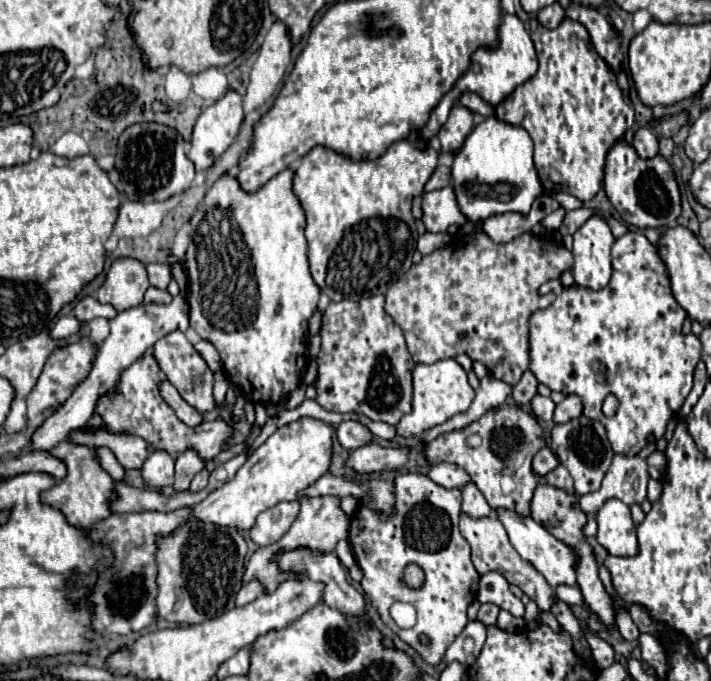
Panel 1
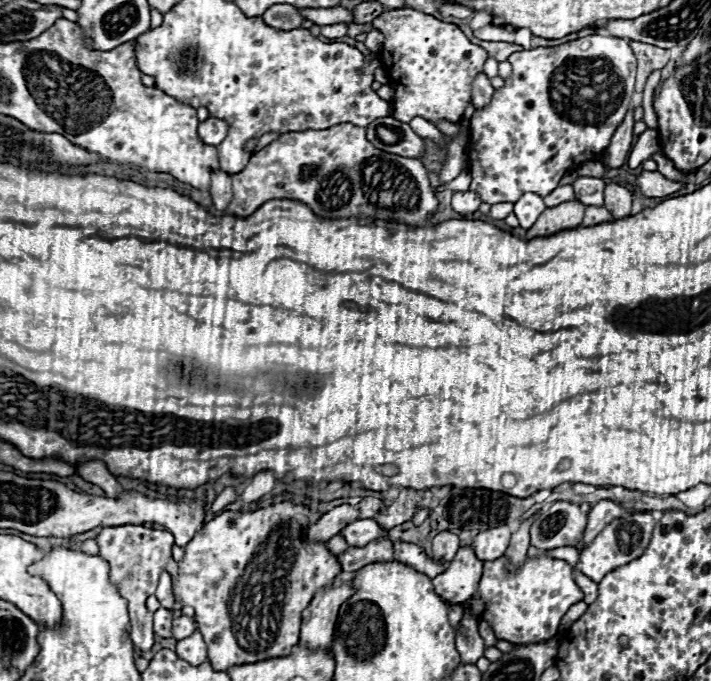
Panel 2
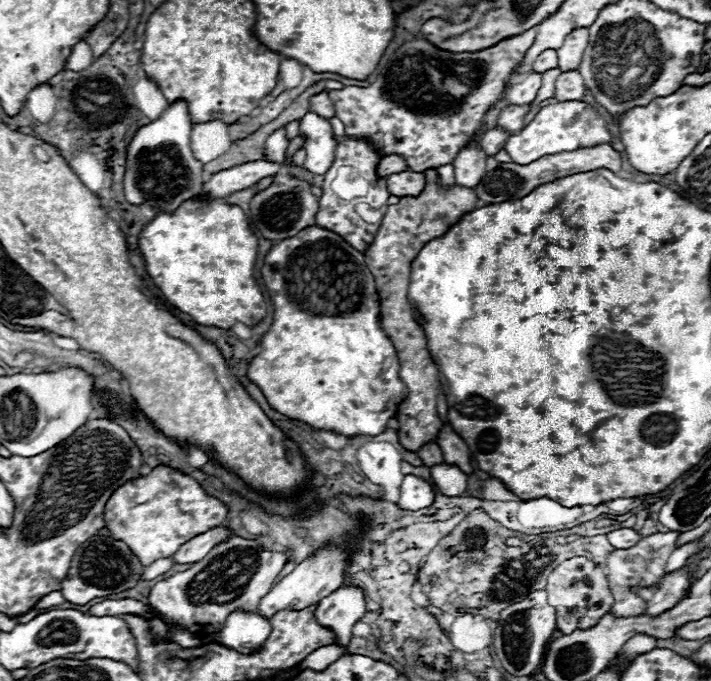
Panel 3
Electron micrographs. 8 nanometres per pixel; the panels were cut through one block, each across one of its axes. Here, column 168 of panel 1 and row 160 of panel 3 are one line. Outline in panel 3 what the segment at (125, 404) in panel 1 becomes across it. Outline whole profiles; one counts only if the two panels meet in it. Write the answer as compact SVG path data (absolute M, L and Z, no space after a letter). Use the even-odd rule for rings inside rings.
M536 26L526 30L524 34L506 38L496 46L480 52L464 52L452 54L424 42L424 38L414 38L404 42L394 54L382 58L380 74L374 84L360 88L360 86L346 86L342 90L330 90L332 102L336 102L336 116L346 126L346 136L366 136L380 148L386 156L400 154L408 158L408 168L414 172L424 172L428 168L438 168L444 164L452 164L458 152L472 140L472 136L480 130L484 114L496 106L506 90L506 82L514 68L522 64L528 48L536 40Z

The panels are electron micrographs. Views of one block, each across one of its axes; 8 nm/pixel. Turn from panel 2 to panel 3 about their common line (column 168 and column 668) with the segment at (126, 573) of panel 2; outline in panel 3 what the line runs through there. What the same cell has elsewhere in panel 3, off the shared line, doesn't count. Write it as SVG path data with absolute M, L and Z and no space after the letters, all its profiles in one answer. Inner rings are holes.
M666 532L666 534L652 534L642 538L636 546L628 548L628 550L614 550L608 556L608 562L602 566L606 570L608 576L608 584L612 586L612 594L614 594L614 606L612 612L614 614L624 614L624 616L632 616L632 614L644 614L644 600L632 592L628 592L628 586L650 586L654 580L662 578L664 574L664 566L668 562L668 556L674 550L674 540L676 540L676 532Z

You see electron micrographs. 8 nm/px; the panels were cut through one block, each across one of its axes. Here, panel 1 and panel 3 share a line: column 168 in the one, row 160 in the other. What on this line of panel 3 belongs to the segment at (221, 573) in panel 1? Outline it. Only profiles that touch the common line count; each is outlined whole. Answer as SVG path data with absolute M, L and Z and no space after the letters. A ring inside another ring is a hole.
M598 144L592 148L578 148L572 152L560 152L560 154L548 154L544 158L538 158L536 162L530 164L500 164L498 168L486 172L486 176L482 178L480 186L474 190L476 196L486 202L486 204L498 204L498 202L506 202L506 200L518 200L528 196L534 188L546 184L546 182L554 182L558 178L564 176L572 176L578 172L588 172L588 170L598 170L598 168L608 168L614 174L620 172L622 168L622 156L618 150L614 150L610 144Z

